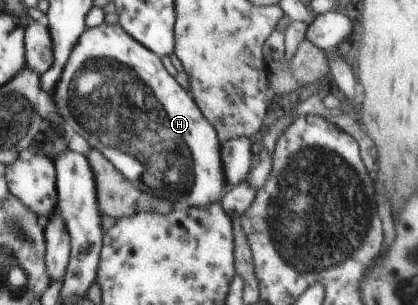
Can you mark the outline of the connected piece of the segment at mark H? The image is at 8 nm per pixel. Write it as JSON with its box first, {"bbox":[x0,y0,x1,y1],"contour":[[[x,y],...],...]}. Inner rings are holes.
{"bbox":[52,23,227,209],"contour":[[[103,23],[96,27],[89,27],[79,37],[77,44],[73,47],[68,61],[62,70],[60,79],[56,84],[56,89],[52,92],[52,102],[56,104],[56,113],[62,118],[69,133],[77,133],[88,140],[91,149],[97,150],[100,154],[107,157],[107,160],[123,174],[138,189],[152,191],[152,196],[169,200],[175,208],[184,209],[185,207],[206,208],[213,202],[220,201],[223,187],[227,186],[223,162],[221,159],[221,142],[218,139],[213,125],[203,116],[201,109],[197,106],[194,98],[188,90],[185,90],[177,79],[169,74],[165,69],[161,57],[158,57],[152,50],[143,46],[137,39],[134,39],[119,23]]]}

